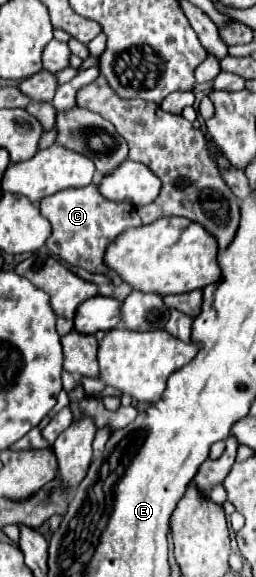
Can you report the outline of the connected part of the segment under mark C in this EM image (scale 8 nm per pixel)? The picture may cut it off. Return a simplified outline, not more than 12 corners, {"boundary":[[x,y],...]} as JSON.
{"boundary":[[96,186],[40,202],[46,248],[70,266],[106,272],[106,246],[140,226],[136,208]]}

